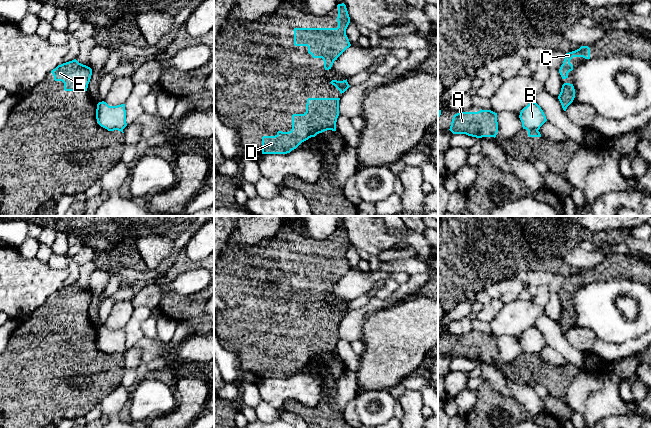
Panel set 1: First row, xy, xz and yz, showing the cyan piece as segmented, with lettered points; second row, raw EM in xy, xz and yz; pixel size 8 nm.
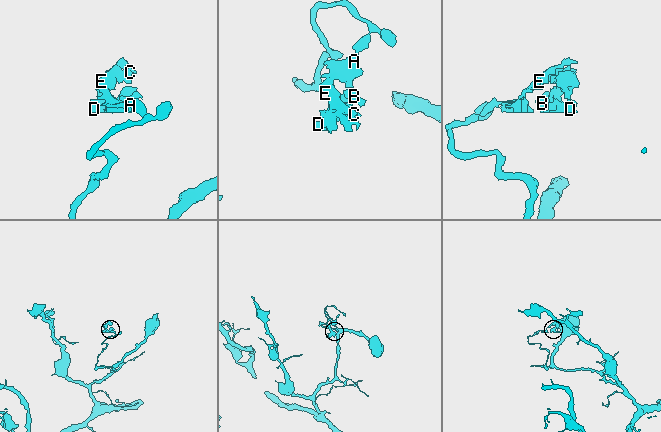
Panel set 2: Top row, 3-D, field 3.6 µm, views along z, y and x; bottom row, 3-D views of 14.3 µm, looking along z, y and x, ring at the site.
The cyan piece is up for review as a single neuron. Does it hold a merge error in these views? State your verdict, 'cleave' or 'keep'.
cleave

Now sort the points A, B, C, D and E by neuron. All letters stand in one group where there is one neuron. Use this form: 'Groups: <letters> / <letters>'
Groups: A C D E / B

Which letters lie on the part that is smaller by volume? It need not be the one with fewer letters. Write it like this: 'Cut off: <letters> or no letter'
Cut off: B

